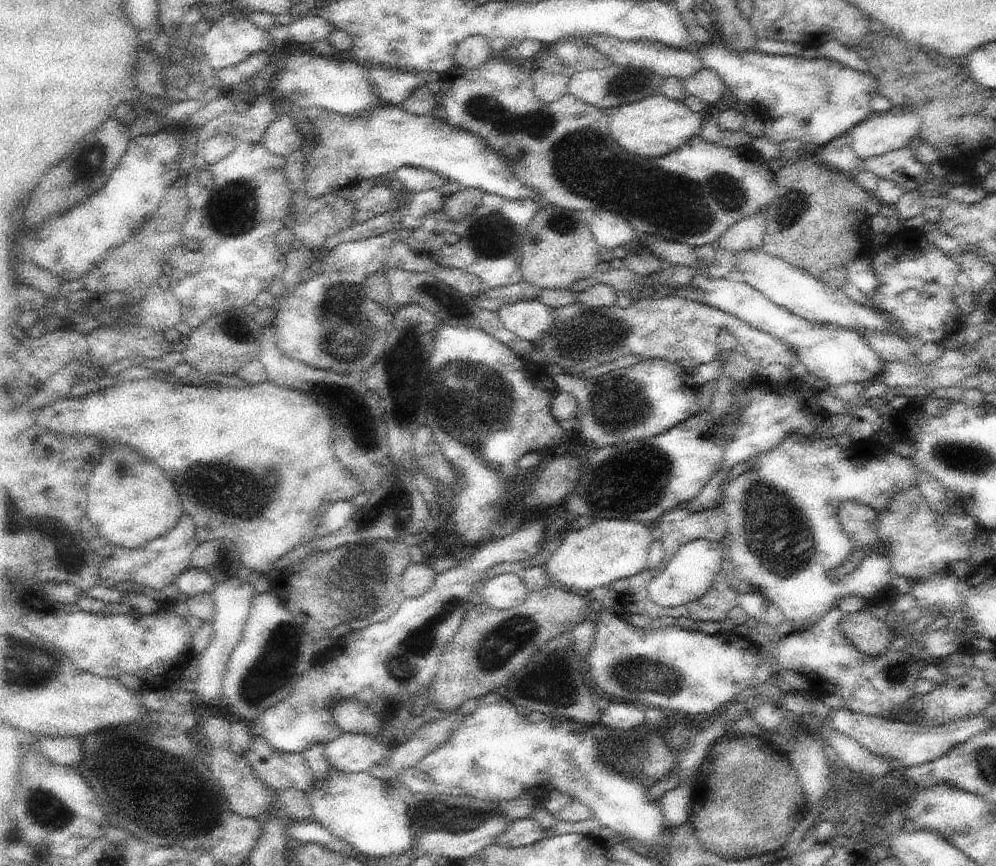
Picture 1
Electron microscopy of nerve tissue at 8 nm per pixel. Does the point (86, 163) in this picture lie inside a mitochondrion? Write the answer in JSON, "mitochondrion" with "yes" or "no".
{"mitochondrion":"yes"}

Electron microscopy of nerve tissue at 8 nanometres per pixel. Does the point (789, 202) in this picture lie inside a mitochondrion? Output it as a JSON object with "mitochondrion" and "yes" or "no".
{"mitochondrion":"yes"}

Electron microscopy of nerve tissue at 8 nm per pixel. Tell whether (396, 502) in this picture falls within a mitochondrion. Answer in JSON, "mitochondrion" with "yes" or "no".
{"mitochondrion":"yes"}

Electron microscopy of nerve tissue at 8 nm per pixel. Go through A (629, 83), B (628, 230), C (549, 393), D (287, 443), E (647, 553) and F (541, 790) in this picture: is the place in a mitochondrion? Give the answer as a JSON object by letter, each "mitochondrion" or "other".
{"A":"mitochondrion","B":"other","C":"other","D":"other","E":"other","F":"other"}

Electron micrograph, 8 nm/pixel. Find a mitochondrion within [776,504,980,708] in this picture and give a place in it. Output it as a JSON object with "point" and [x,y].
{"point":[892,677]}

